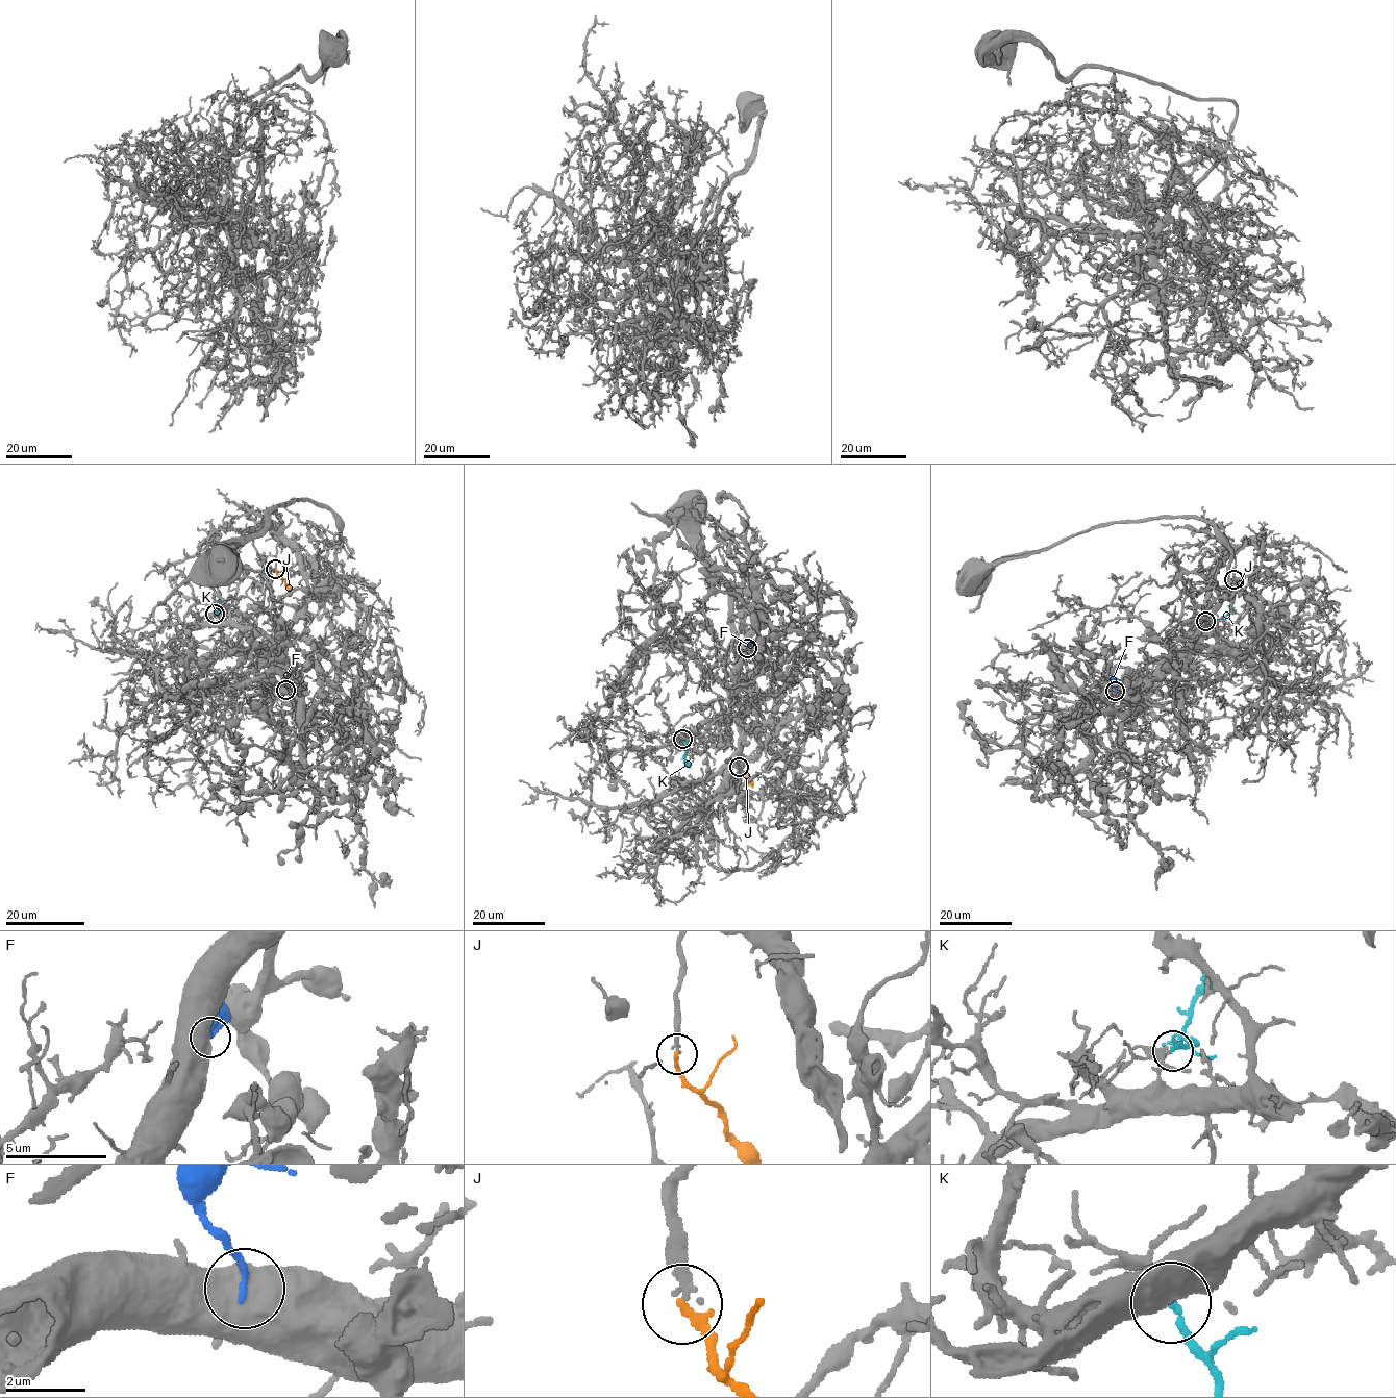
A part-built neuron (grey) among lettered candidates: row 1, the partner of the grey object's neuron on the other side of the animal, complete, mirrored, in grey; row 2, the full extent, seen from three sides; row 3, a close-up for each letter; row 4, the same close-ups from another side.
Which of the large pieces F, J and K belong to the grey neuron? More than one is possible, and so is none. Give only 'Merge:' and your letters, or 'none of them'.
Merge: none of them

